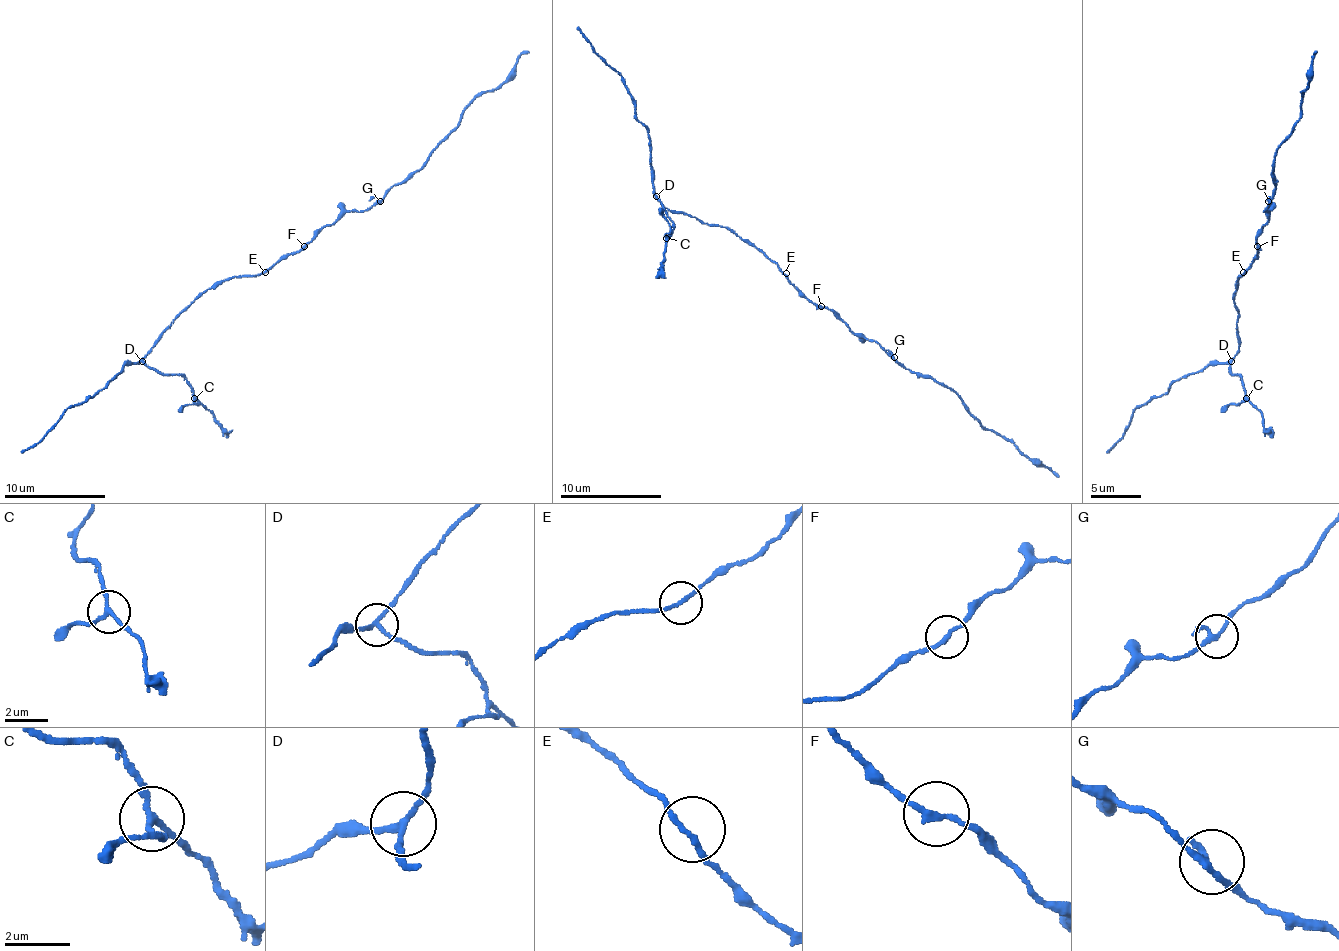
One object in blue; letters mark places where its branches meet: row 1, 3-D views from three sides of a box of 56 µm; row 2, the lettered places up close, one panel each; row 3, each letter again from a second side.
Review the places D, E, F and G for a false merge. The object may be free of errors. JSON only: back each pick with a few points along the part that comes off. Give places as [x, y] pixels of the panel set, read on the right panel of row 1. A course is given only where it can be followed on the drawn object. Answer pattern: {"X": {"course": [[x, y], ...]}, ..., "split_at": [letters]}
{"D": {"course": [[1231, 360], [1230, 371], [1240, 378], [1243, 391], [1266, 431], [1269, 429]]}, "split_at": ["D"]}

